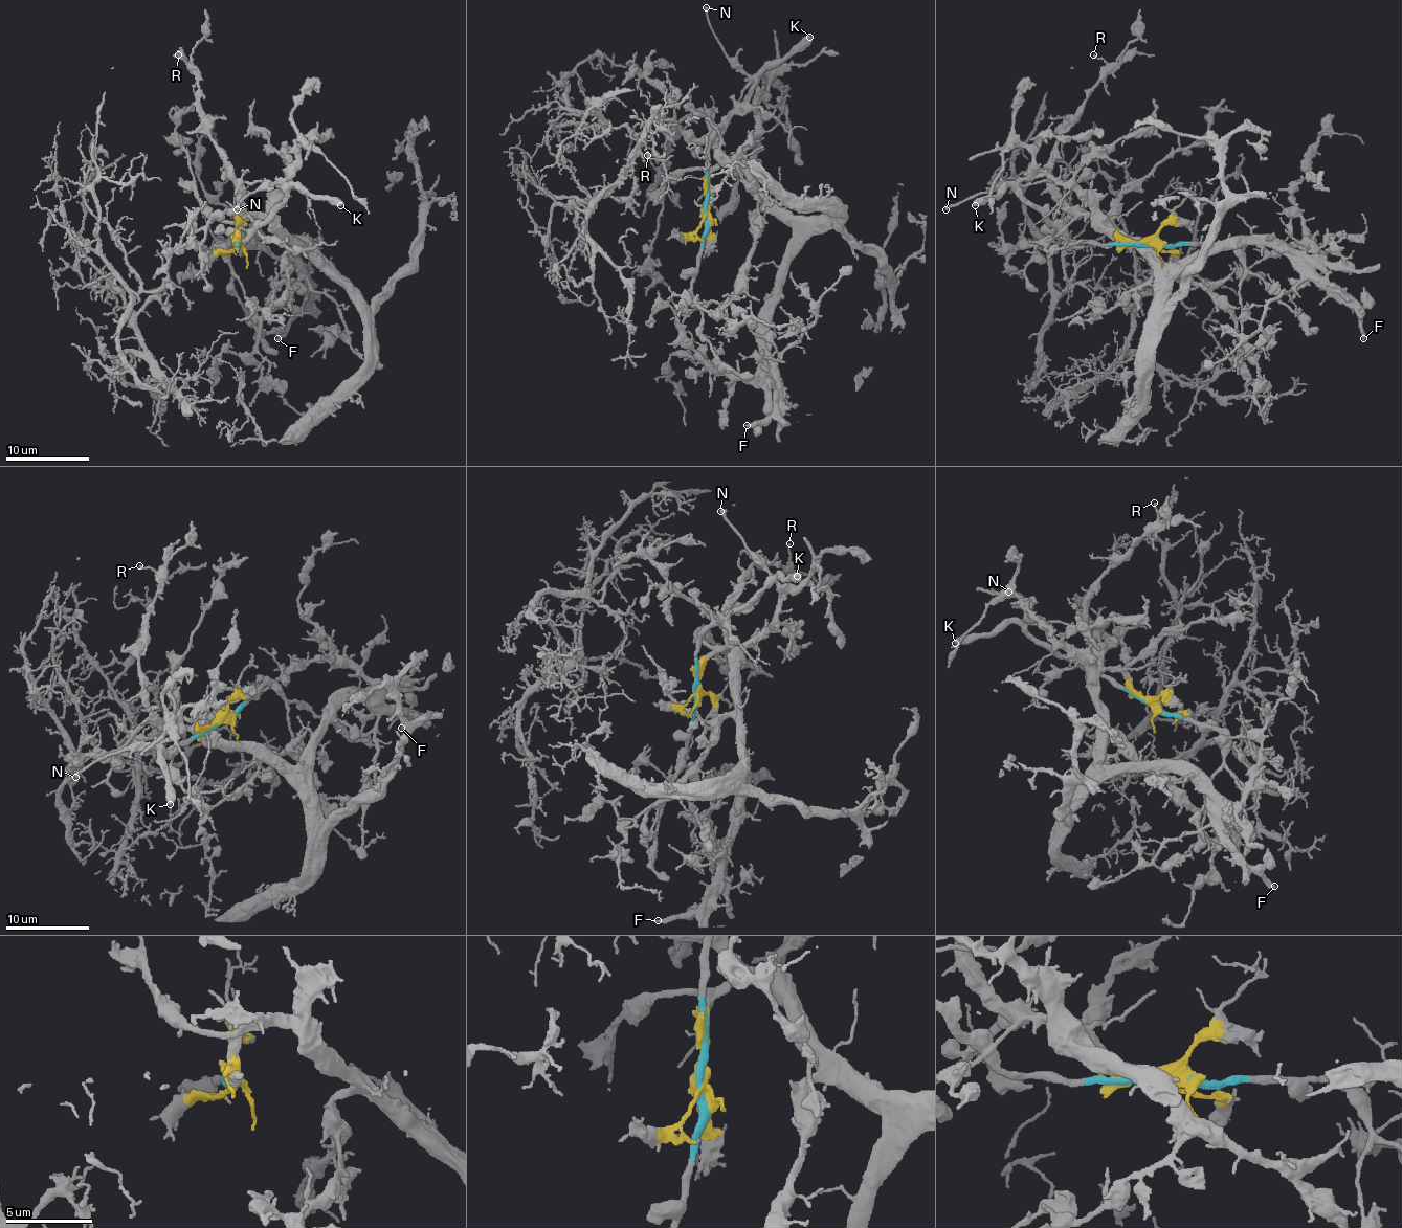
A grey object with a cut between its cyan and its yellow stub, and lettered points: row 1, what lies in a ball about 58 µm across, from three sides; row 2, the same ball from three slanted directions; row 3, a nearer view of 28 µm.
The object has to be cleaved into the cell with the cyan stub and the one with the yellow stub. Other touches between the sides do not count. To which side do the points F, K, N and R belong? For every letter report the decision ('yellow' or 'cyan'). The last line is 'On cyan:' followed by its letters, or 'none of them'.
F: yellow
K: cyan
N: yellow
R: yellow
On cyan: K

